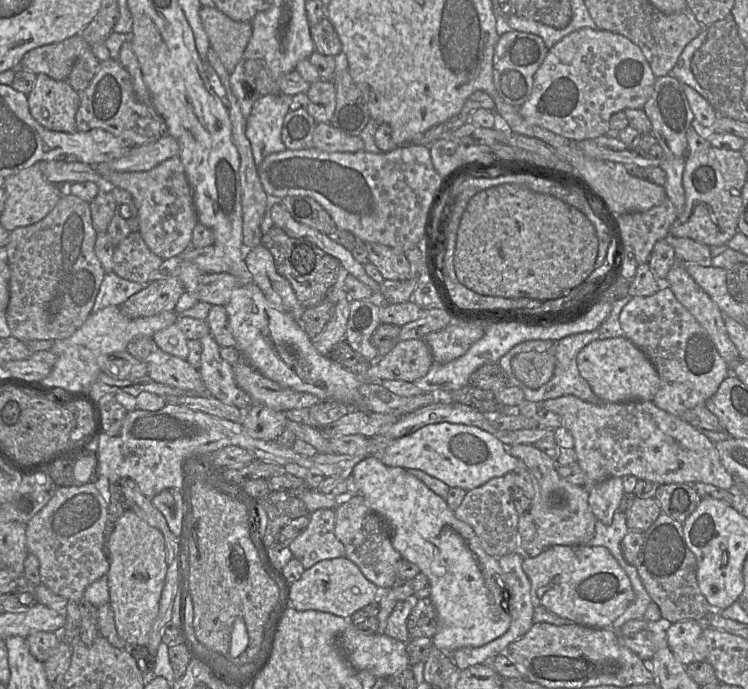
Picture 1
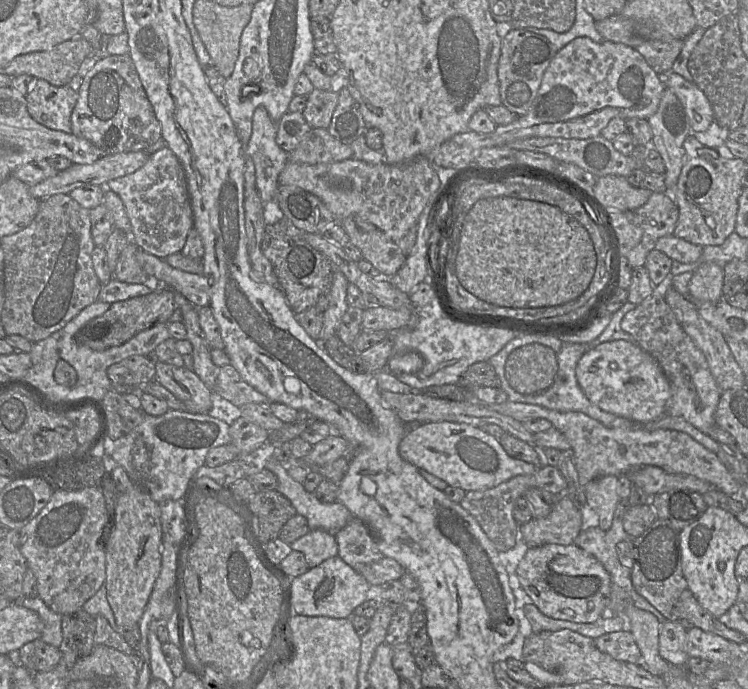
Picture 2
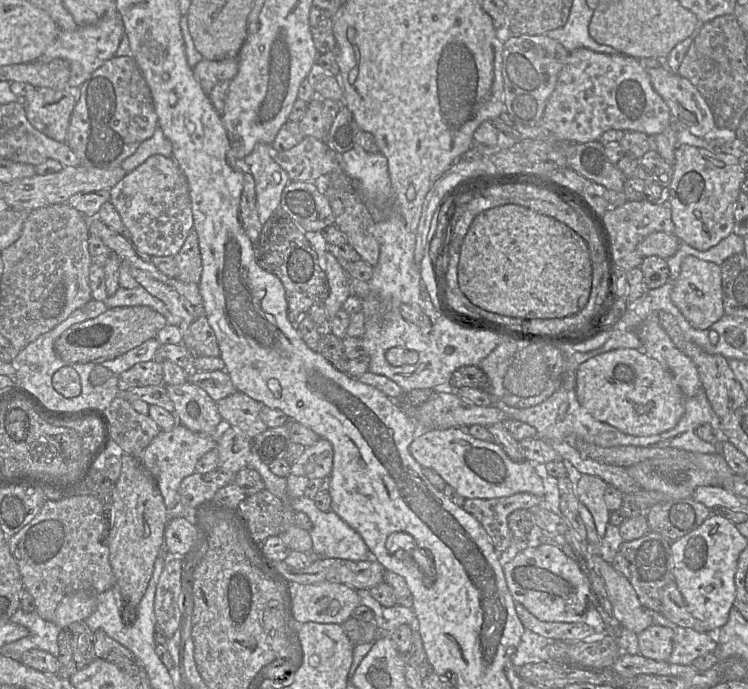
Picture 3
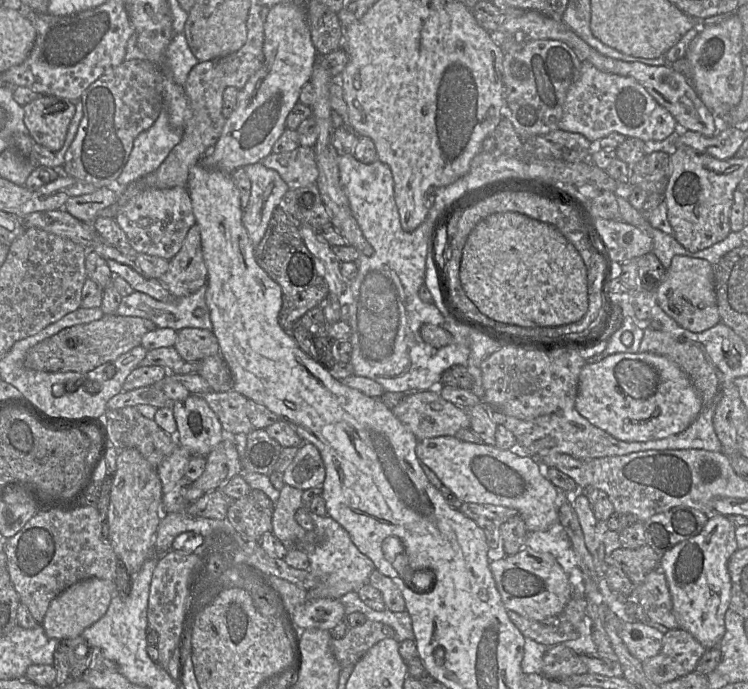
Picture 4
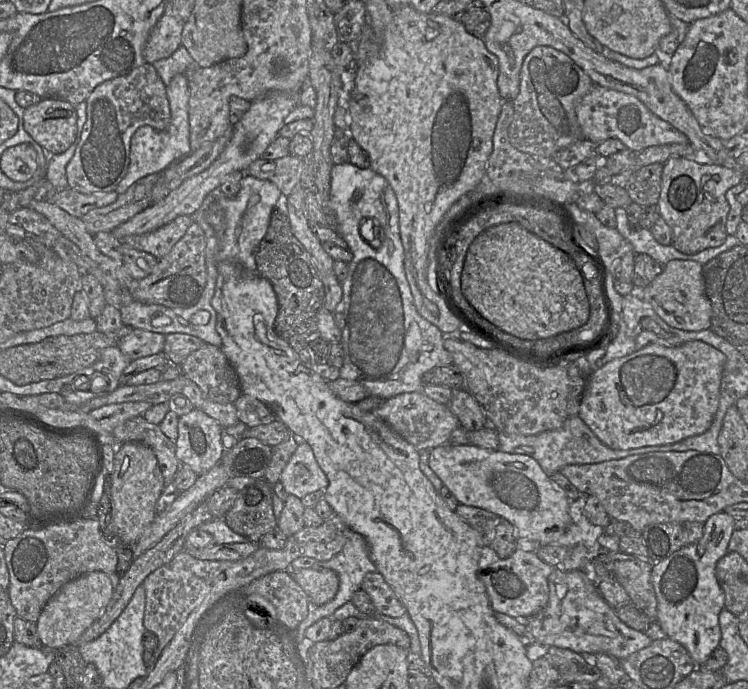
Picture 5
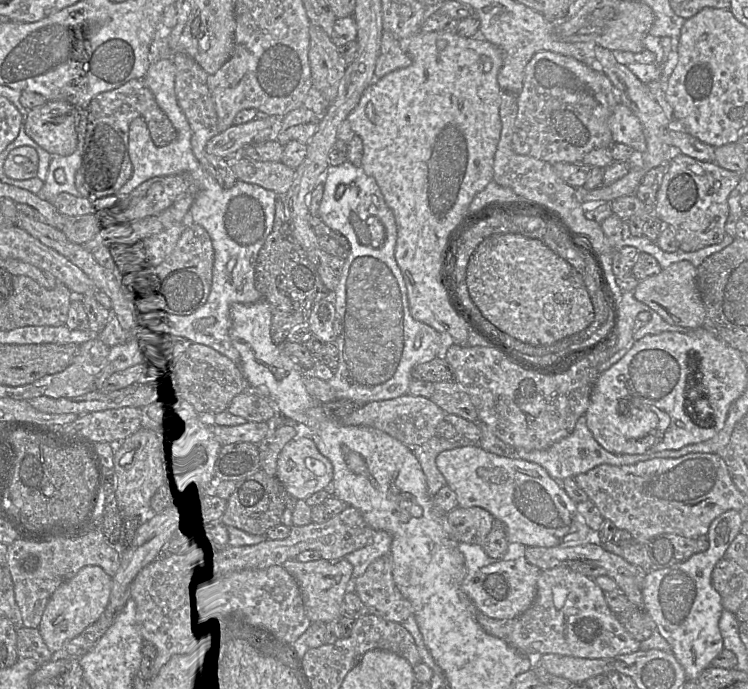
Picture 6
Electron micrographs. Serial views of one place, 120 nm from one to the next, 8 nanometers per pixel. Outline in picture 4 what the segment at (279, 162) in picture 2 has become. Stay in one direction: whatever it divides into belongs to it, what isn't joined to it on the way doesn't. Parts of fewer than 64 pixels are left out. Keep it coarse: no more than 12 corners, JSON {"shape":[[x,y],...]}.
{"shape":[[262,162],[243,169],[251,194],[242,223],[255,252],[289,188]]}

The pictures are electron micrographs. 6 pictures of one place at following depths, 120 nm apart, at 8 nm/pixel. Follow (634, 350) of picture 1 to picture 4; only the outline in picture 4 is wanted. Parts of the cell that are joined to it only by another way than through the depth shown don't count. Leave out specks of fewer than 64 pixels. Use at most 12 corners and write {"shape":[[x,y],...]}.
{"shape":[[652,353],[585,364],[575,409],[624,442],[663,439],[701,410]]}

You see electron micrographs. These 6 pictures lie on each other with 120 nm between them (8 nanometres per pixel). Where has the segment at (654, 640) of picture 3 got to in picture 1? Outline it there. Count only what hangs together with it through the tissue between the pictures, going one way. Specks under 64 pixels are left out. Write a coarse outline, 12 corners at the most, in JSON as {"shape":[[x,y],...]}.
{"shape":[[683,620],[666,631],[685,666],[706,660],[703,622]]}

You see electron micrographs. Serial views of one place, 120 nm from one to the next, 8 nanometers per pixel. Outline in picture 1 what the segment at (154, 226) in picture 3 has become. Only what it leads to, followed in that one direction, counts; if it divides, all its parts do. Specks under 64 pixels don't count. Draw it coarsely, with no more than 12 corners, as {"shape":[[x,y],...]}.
{"shape":[[180,156],[149,171],[94,165],[128,191],[139,232],[162,259],[191,247],[198,223]]}

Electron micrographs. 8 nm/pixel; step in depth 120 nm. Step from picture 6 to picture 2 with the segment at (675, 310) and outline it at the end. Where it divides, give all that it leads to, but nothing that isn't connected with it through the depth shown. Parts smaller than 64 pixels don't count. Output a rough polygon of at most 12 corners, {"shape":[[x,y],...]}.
{"shape":[[701,264],[689,283],[694,302],[723,298],[723,267]]}

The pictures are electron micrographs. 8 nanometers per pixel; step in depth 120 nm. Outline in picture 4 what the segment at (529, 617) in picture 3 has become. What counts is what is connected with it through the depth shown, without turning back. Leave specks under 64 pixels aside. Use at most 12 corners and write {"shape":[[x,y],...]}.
{"shape":[[514,611],[511,622],[525,638],[547,647],[579,637],[553,622],[537,622]]}

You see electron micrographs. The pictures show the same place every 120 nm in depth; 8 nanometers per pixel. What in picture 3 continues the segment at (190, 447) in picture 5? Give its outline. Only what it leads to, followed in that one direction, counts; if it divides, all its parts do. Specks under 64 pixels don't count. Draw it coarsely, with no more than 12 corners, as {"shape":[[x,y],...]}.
{"shape":[[189,381],[164,387],[178,423],[216,435],[224,427],[216,402]]}

